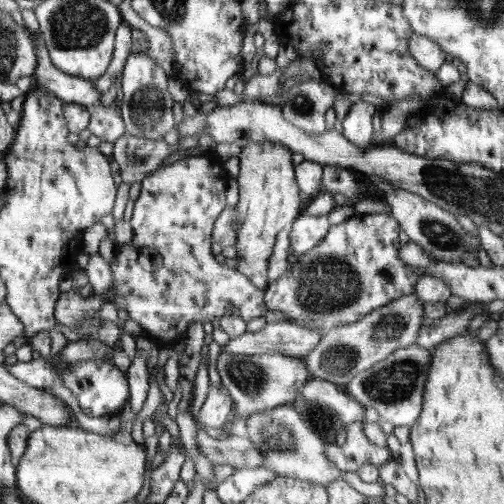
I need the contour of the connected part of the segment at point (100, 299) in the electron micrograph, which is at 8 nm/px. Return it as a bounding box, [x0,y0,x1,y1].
[56,153,268,340]

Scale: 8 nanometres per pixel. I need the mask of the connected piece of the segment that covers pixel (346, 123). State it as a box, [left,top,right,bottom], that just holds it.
[342,102,378,150]

